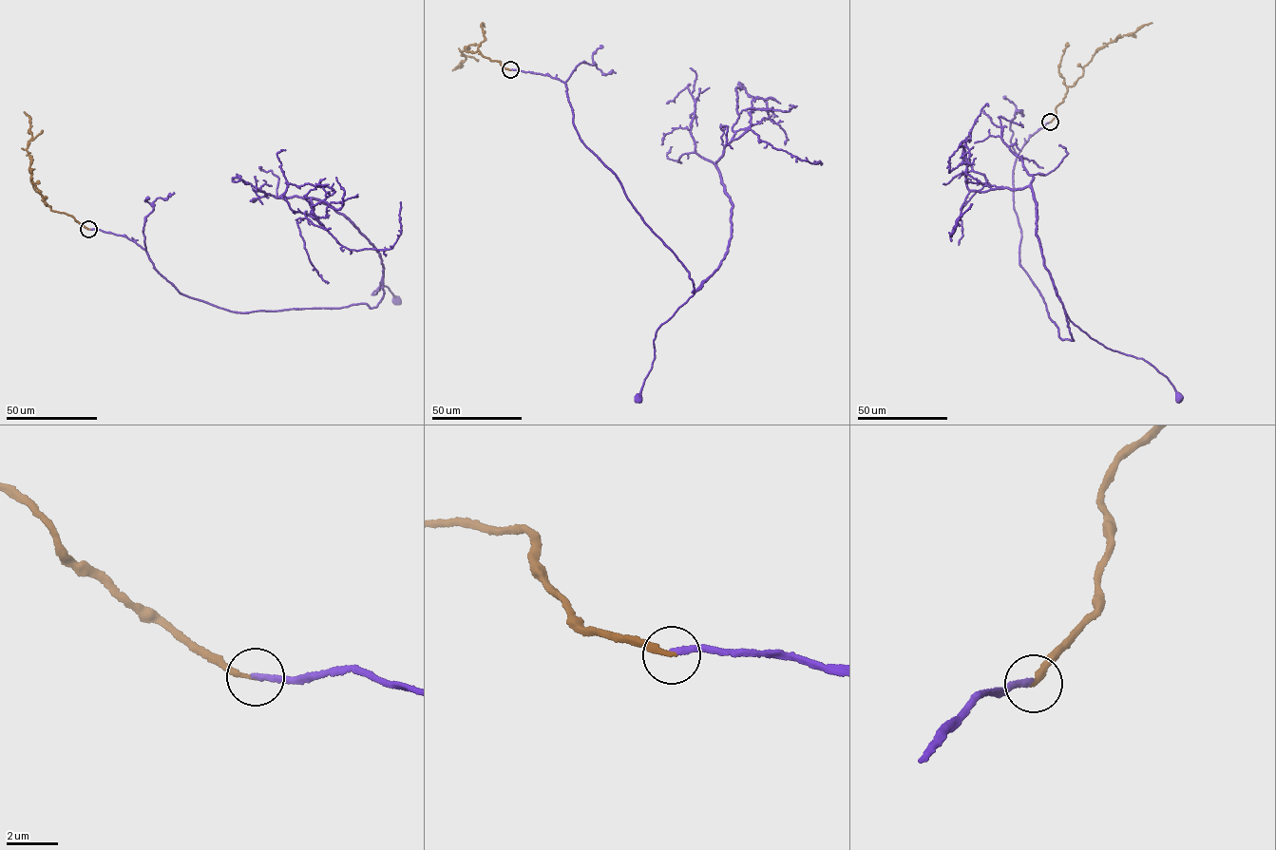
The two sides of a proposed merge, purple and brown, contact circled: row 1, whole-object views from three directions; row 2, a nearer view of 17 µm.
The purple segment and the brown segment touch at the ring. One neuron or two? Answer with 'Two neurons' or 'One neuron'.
One neuron

